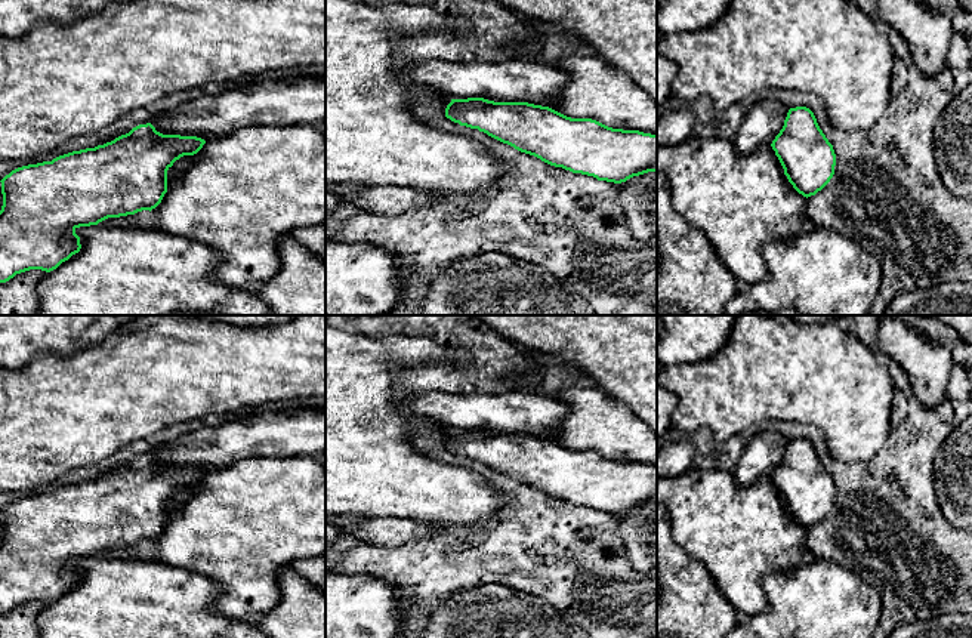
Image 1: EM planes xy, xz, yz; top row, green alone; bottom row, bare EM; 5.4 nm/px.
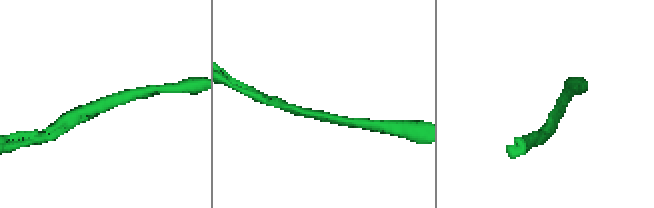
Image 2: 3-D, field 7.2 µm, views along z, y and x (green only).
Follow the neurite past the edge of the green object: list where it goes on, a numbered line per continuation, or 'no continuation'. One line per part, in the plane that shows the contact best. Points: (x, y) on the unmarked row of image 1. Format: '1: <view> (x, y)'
no continuation

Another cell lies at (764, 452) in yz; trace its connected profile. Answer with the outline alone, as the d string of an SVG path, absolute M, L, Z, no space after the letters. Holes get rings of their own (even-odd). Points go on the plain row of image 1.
M778 431L753 435L732 469L737 484L750 487L762 478L769 478L783 460L787 444L789 440Z

